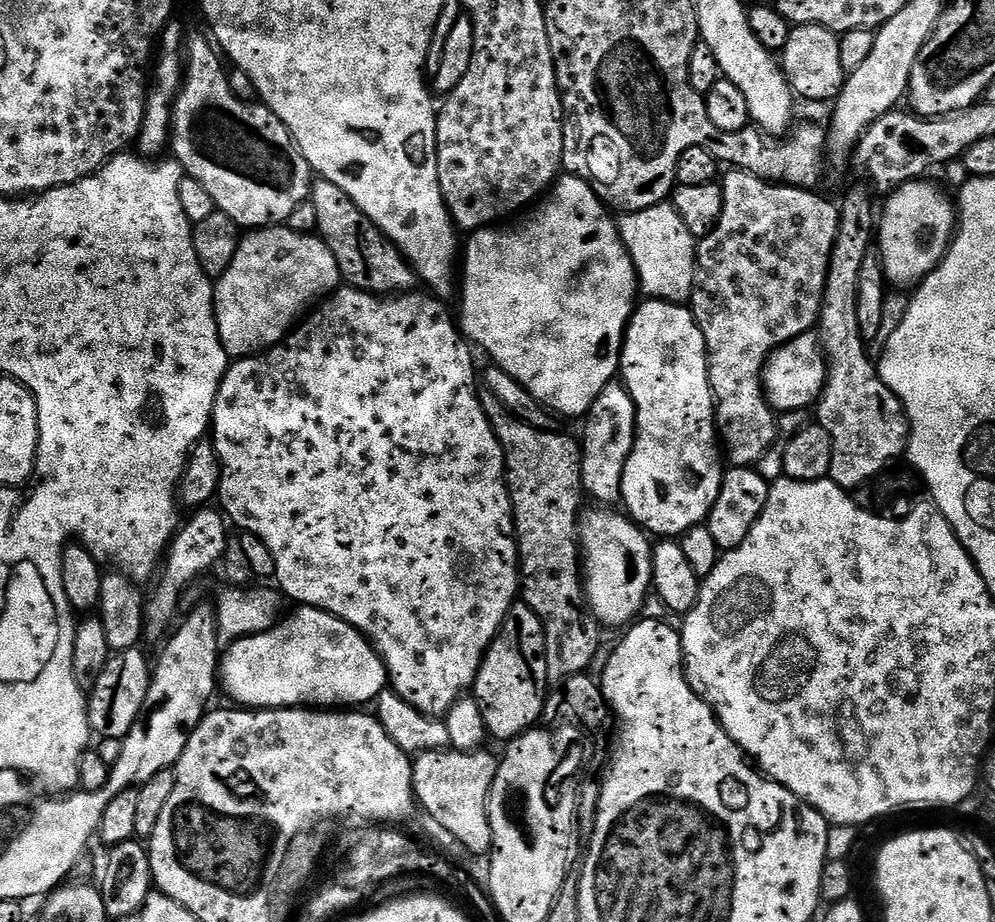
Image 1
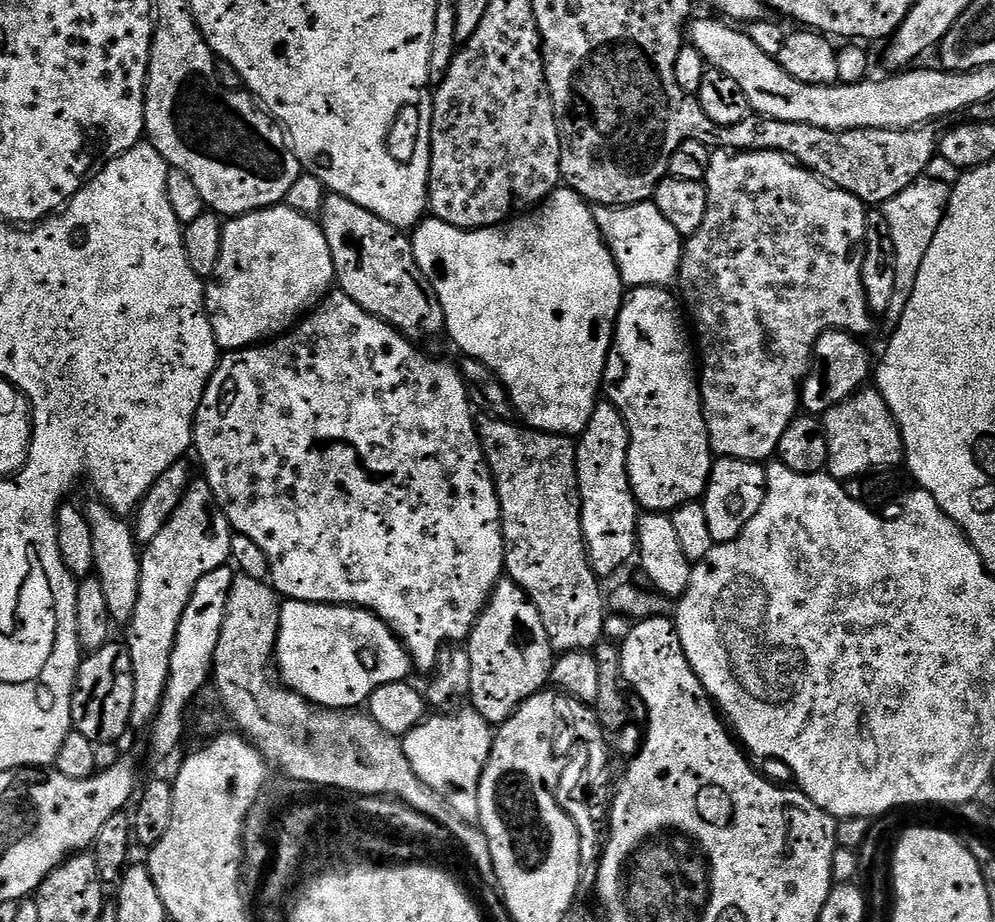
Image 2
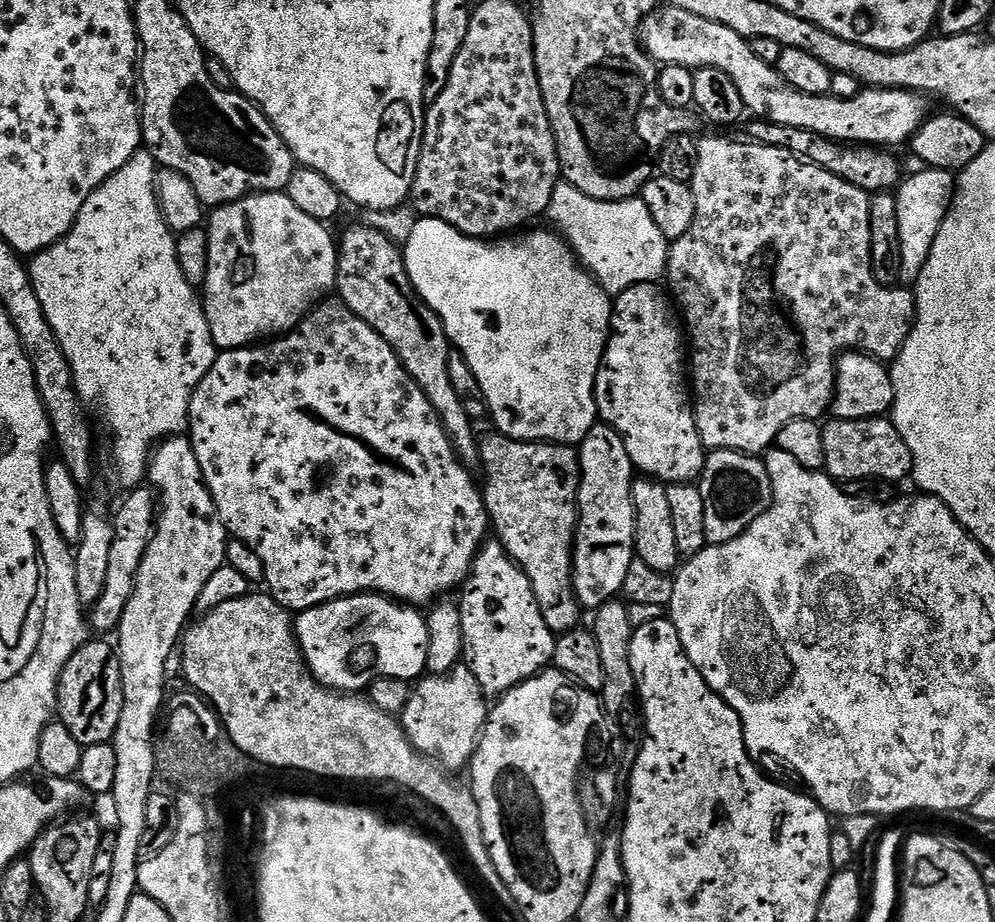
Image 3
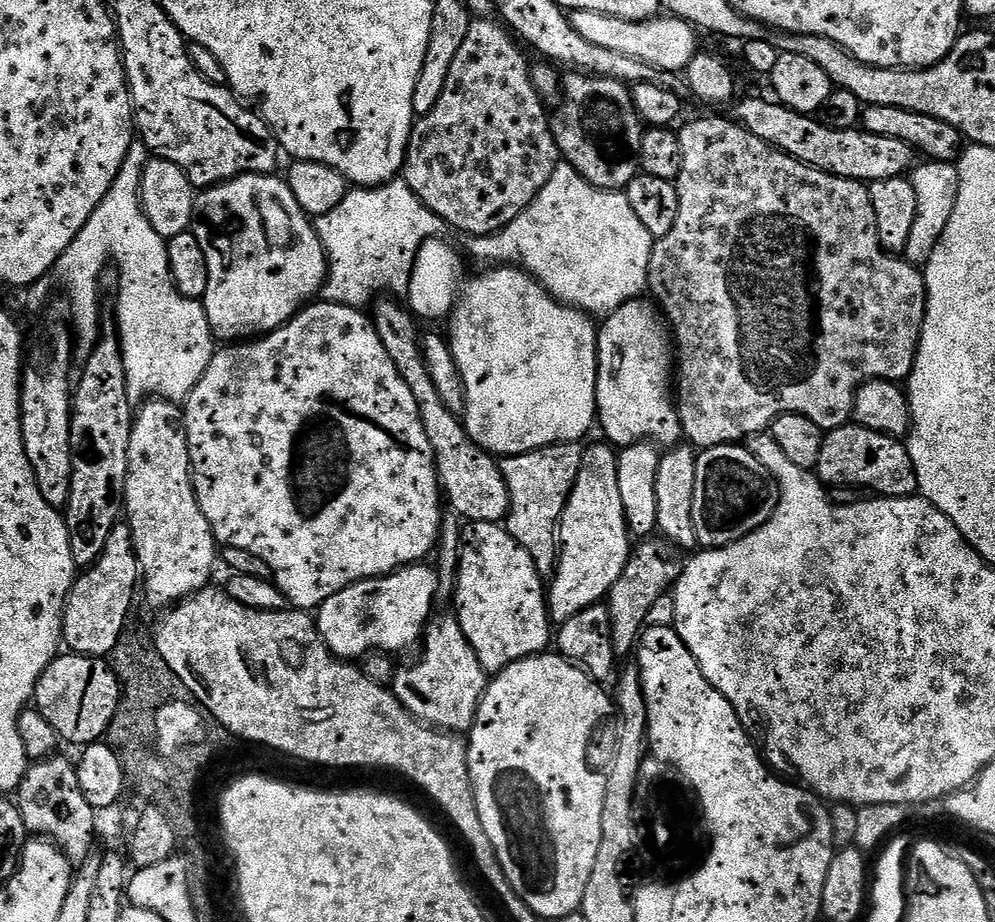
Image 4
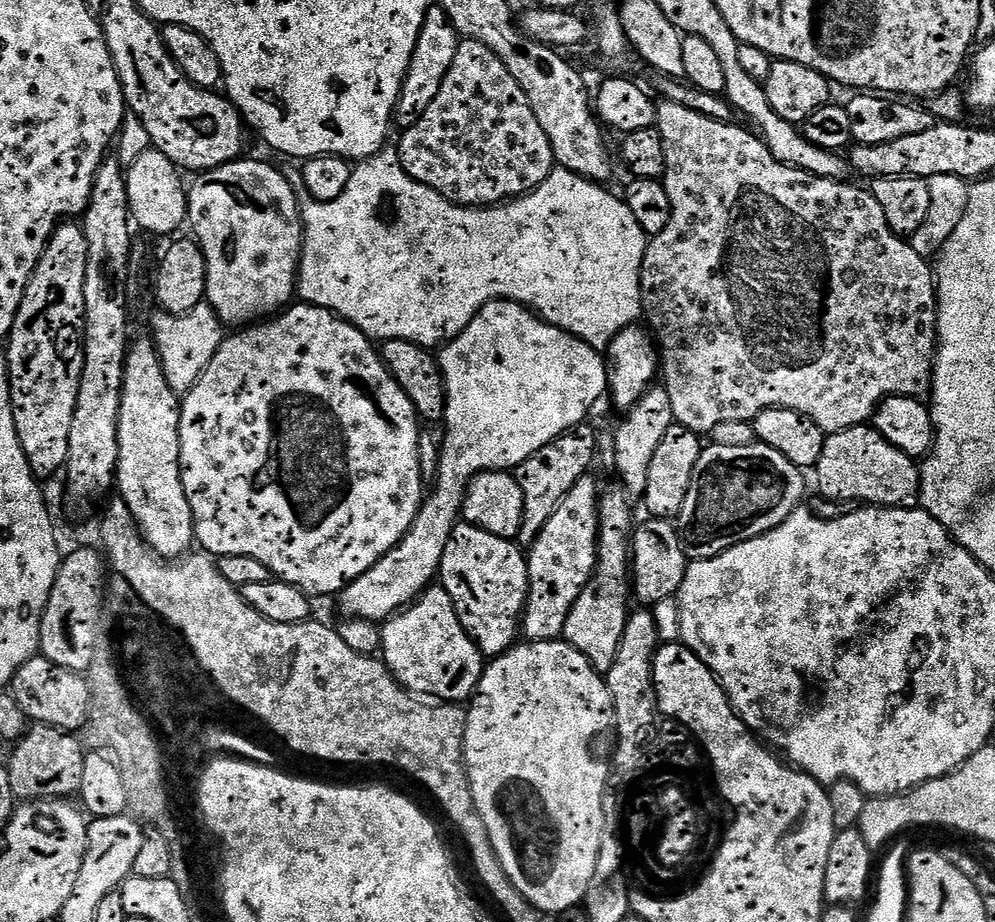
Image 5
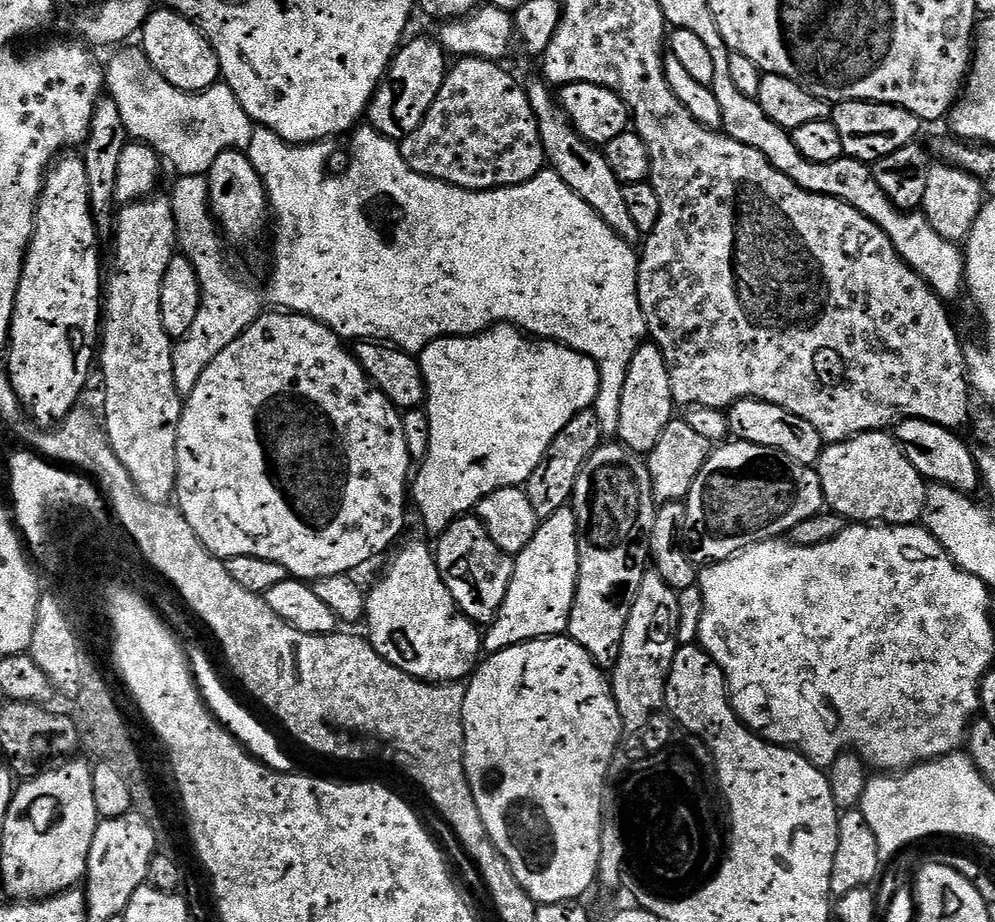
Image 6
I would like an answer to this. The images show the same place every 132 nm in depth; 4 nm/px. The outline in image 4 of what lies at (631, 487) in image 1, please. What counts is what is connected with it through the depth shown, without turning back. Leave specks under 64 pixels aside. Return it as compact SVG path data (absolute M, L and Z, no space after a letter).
M637 298L607 313L604 322L596 338L598 428L616 446L637 442L679 445L684 428L674 403L674 337L664 313L651 299Z

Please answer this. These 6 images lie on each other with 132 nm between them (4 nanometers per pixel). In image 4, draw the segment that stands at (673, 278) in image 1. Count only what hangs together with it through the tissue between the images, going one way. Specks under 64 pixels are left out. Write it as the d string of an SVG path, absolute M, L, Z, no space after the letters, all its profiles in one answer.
M561 162L554 174L550 174L550 182L542 186L538 198L534 198L510 226L489 236L473 236L467 243L469 254L481 260L484 266L519 266L560 303L600 318L645 295L654 238L650 230L642 226L638 214L634 214L623 191L607 192L595 188L574 170L574 166Z

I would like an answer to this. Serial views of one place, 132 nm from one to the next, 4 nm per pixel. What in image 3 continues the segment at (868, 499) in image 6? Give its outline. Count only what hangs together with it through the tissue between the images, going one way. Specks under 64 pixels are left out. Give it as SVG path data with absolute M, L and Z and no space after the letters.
M873 418L871 420L837 420L829 419L829 424L823 425L826 458L824 468L829 476L837 482L844 480L904 480L909 479L912 471L912 455L898 434L896 425L888 418Z

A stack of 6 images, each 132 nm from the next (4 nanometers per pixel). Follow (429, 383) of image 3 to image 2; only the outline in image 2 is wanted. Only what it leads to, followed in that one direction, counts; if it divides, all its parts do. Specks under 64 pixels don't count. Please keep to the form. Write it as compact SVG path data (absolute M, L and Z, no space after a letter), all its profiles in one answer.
M335 194L325 195L318 223L326 234L326 246L330 246L330 258L334 262L335 283L339 291L345 292L350 299L358 302L362 310L374 314L374 318L386 322L391 328L397 328L413 342L428 340L445 331L442 302L438 302L434 286L430 286L428 276L422 274L422 266L418 266L414 258L411 239L401 229L370 214L370 210L358 206L358 202L350 202L350 198Z

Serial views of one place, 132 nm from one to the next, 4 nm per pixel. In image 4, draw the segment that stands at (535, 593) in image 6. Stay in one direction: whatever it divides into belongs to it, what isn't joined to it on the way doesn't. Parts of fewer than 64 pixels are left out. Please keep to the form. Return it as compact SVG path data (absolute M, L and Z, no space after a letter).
M611 443L587 445L582 454L582 466L578 478L568 495L568 501L558 521L558 559L555 561L556 577L547 585L548 615L557 625L565 624L574 614L586 610L592 604L601 603L608 591L622 578L630 555L630 533L622 510L622 494L618 490L618 452Z

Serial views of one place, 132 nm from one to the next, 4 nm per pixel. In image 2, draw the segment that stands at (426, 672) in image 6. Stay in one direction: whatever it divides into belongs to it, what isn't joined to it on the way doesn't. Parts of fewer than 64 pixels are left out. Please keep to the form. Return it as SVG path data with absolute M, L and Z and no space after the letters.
M465 706L451 714L432 714L402 738L404 753L418 778L438 794L467 824L480 819L478 794L484 767L492 756L493 725L482 718L475 708Z

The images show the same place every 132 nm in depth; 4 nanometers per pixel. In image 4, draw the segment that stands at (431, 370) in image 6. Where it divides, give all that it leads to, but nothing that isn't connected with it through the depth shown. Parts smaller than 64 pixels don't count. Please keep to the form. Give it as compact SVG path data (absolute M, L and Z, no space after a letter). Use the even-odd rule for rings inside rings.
M496 266L491 270L484 270L481 276L474 277L461 290L460 301L456 304L456 313L452 316L450 343L466 390L466 410L462 417L462 423L464 429L470 434L470 438L478 447L484 448L497 458L503 458L533 452L551 444L570 444L583 441L583 436L591 428L594 428L598 420L596 414L596 338L598 328L595 323L593 325L592 323L594 323L594 320L589 313L560 303L534 277L529 276L519 266ZM428 562L408 564L402 570L388 573L386 578L360 580L341 590L339 596L331 596L315 617L320 635L326 646L337 654L344 652L373 651L372 644L380 644L384 654L404 652L411 644L419 645L422 630L430 619L428 604L438 600L438 572Z

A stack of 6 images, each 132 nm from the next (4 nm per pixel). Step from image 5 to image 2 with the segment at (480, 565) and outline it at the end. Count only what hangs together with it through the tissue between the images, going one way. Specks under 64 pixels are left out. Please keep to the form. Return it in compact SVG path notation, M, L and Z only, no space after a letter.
M501 582L496 585L492 599L472 628L466 647L470 654L470 704L478 714L482 714L482 718L486 718L488 724L499 726L507 722L535 692L545 691L549 683L554 653L550 638L546 638L546 626L542 626L542 618L528 600L528 595L514 583Z

